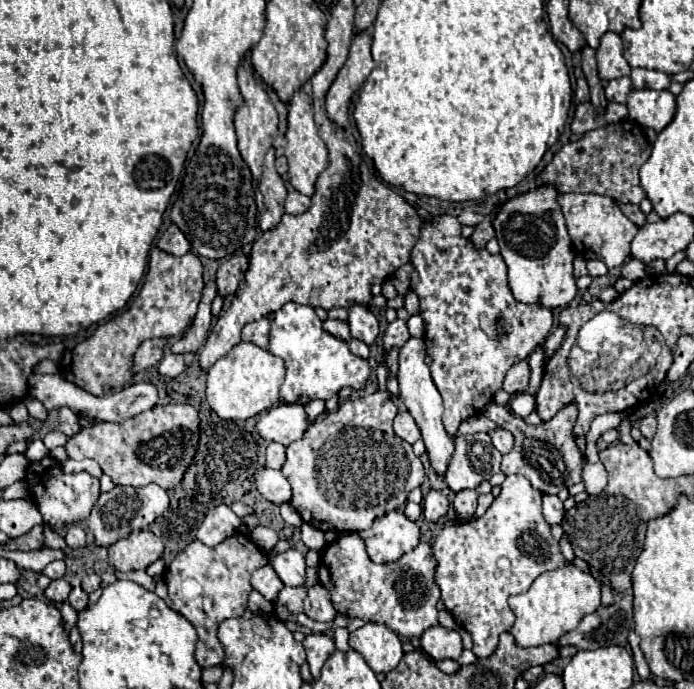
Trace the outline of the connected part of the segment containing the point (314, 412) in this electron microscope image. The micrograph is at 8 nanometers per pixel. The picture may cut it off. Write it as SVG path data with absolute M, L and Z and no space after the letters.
M312 400L310 404L306 404L306 406L304 406L304 410L306 410L308 420L310 420L310 422L314 422L314 420L324 412L324 402L322 402L322 400Z

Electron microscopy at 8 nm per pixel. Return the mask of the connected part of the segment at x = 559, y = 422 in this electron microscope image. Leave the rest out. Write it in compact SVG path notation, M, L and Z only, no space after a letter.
M490 402L484 410L484 416L496 422L500 428L506 428L514 436L514 448L510 454L502 458L504 474L522 474L530 480L530 484L542 494L558 494L562 488L568 488L582 480L582 456L574 442L572 426L576 420L576 406L570 404L560 410L550 422L542 422L540 426L526 424L520 416L508 412L508 408Z

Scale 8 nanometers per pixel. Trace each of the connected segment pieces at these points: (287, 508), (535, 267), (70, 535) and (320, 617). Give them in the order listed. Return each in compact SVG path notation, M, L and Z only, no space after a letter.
M284 503L279 508L280 514L287 525L294 527L300 527L302 525L303 520L301 516L290 503Z
M540 186L502 204L494 218L500 256L508 266L508 284L514 298L522 304L542 304L544 308L566 306L578 292L572 272L572 240L566 232L556 196L558 194L552 186Z
M68 524L66 544L70 548L82 548L82 546L86 546L86 532L84 532L84 528L80 524Z
M316 584L308 590L308 596L304 600L304 614L318 622L332 622L336 618L336 610L330 602L330 594L324 586Z

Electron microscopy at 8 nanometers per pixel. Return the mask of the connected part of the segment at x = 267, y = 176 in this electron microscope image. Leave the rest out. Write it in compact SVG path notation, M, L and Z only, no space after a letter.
M268 150L266 158L264 158L260 192L264 196L264 212L260 214L260 228L270 230L280 222L280 218L284 214L284 200L286 200L284 182L274 168L274 150Z

